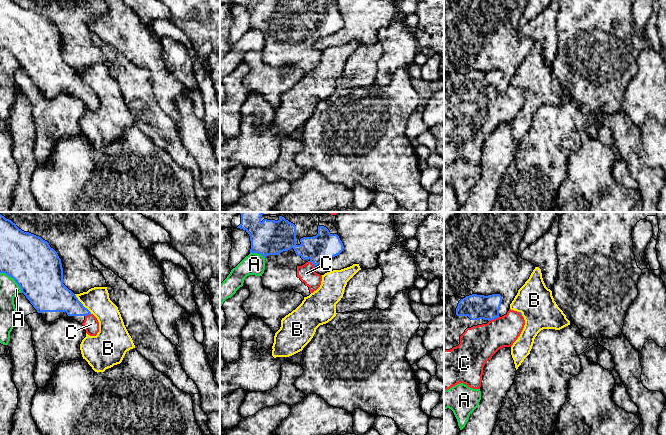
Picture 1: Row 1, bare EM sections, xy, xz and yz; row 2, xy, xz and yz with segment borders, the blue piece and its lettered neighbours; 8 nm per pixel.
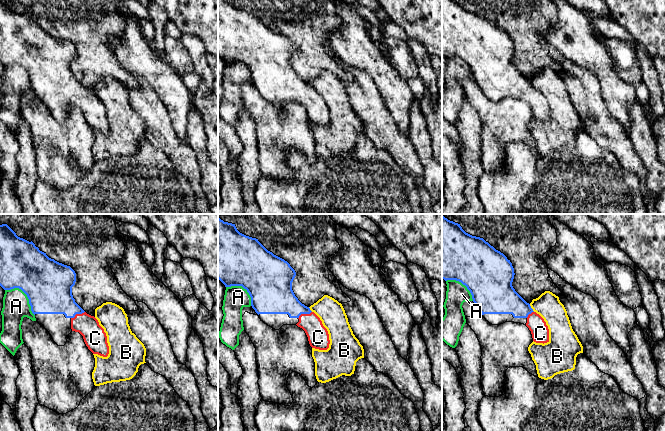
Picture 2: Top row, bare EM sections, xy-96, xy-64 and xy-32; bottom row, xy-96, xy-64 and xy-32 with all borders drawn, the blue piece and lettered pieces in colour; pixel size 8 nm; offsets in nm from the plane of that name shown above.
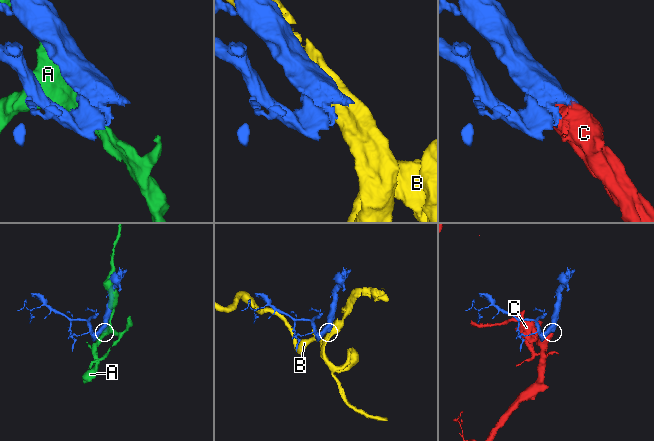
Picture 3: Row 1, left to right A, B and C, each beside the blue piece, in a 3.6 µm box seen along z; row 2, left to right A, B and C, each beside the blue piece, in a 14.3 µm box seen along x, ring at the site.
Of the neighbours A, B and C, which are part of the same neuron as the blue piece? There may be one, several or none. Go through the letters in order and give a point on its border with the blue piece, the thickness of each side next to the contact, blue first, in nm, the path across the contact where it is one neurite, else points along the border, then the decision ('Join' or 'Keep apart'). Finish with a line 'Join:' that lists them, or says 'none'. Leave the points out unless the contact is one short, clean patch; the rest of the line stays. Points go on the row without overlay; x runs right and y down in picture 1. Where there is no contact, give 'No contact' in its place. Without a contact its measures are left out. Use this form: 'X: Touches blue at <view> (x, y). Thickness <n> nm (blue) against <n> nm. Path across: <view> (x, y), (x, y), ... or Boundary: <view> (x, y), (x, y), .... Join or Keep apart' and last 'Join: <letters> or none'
A: Touches blue at xy (13, 54). Thickness 400 nm (blue) against 150 nm. Keep apart
B: Touches blue at xy (82, 80). Thickness 260 nm (blue) against 200 nm. Boundary: xy (74, 70), (91, 89). Keep apart
C: Touches blue at yz (494, 94). Thickness 200 nm (blue) against 300 nm. Join
Join: C

